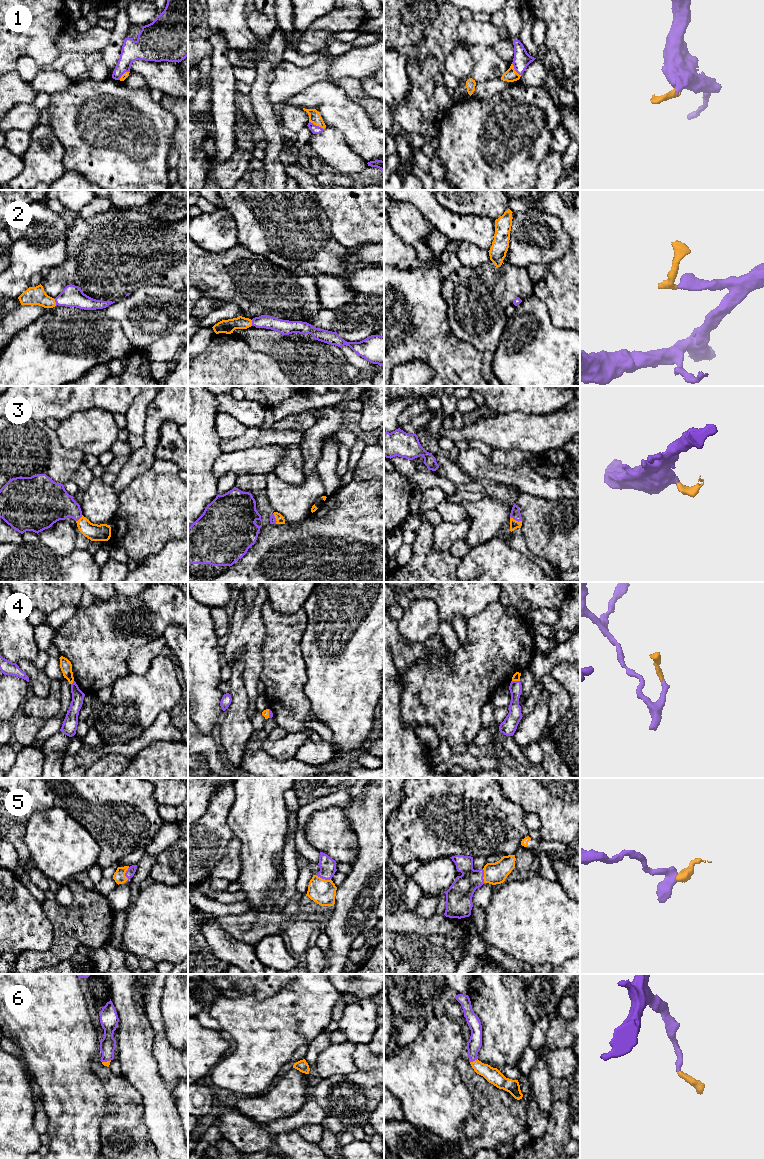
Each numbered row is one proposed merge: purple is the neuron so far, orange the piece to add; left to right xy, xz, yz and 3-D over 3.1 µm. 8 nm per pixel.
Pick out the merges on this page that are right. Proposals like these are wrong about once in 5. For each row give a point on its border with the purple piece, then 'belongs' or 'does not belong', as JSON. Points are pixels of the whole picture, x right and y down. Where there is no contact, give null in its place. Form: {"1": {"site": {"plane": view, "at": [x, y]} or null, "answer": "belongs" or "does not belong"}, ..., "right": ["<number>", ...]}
{"1": {"site": {"plane": "xz", "at": [315, 125]}, "answer": "belongs"}, "2": {"site": {"plane": "xy", "at": [55, 301]}, "answer": "belongs"}, "3": {"site": {"plane": "yz", "at": [516, 520]}, "answer": "belongs"}, "4": {"site": {"plane": "yz", "at": [516, 681]}, "answer": "belongs"}, "5": {"site": {"plane": "xy", "at": [125, 874]}, "answer": "belongs"}, "6": {"site": {"plane": "yz", "at": [473, 1060]}, "answer": "belongs"}, "right": ["1", "2", "3", "4", "5", "6"]}

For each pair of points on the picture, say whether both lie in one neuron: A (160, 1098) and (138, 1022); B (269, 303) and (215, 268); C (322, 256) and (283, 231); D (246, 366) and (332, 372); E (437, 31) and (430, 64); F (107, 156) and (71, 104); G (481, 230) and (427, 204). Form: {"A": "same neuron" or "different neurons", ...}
{"A": "same neuron", "B": "same neuron", "C": "same neuron", "D": "different neurons", "E": "same neuron", "F": "same neuron", "G": "same neuron"}

